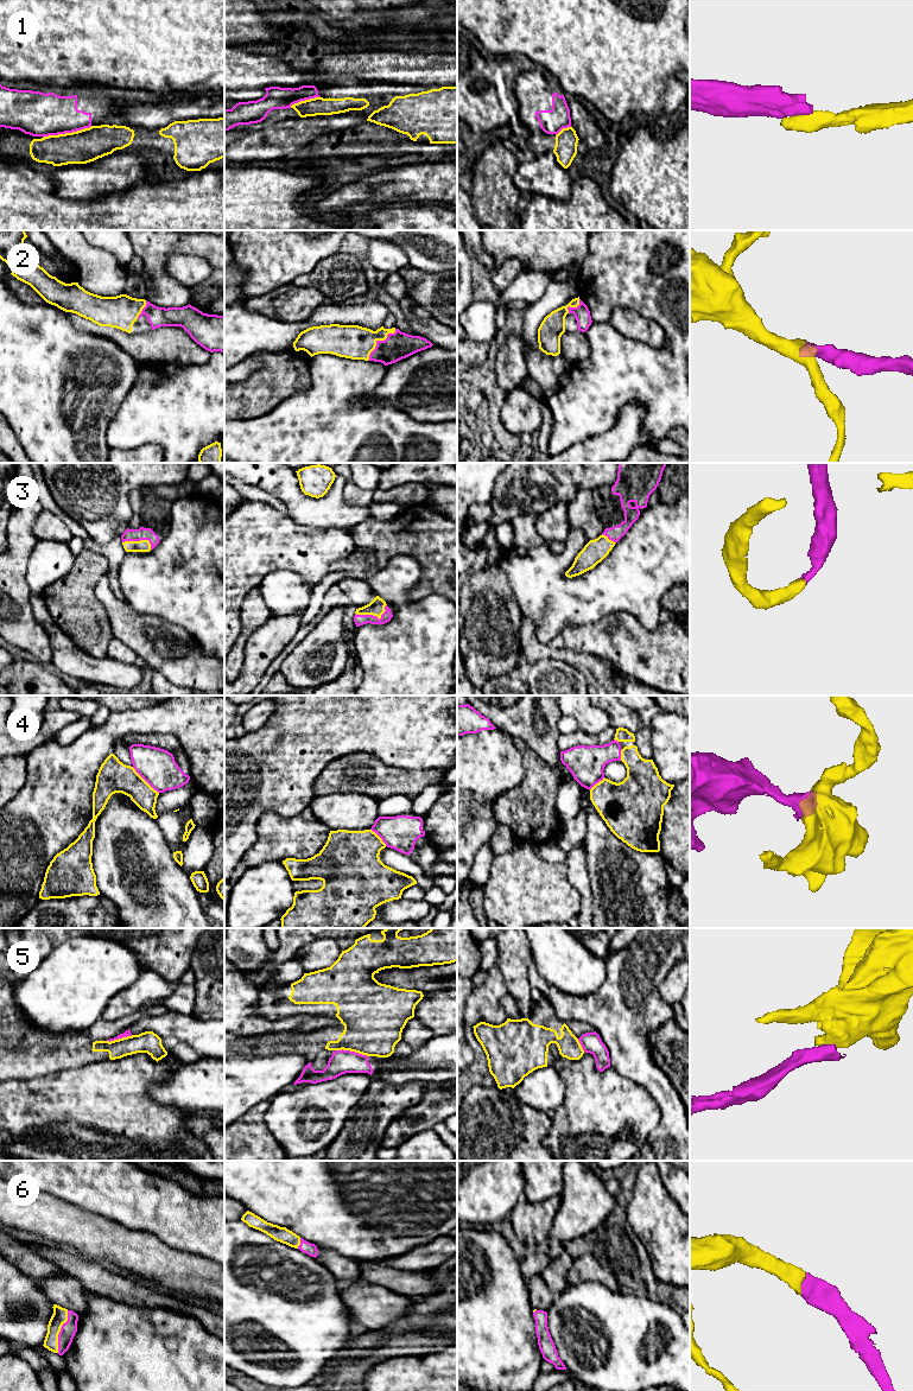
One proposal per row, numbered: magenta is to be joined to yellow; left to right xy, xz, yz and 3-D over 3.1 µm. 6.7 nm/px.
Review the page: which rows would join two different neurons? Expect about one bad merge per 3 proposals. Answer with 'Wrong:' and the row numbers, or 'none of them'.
Wrong: 1, 5

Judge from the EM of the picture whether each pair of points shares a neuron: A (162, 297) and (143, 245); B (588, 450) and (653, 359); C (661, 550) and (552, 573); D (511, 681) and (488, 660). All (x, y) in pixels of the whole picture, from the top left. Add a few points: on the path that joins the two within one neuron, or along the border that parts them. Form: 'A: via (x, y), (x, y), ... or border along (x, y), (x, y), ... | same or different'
A: via (159, 284), (154, 274), (154, 258) | same
B: border along (619, 415), (616, 421), (607, 430), (572, 445) | different
C: via (634, 575), (616, 584), (579, 584) | same
D: border along (514, 671), (507, 674), (489, 677), (483, 683) | different

